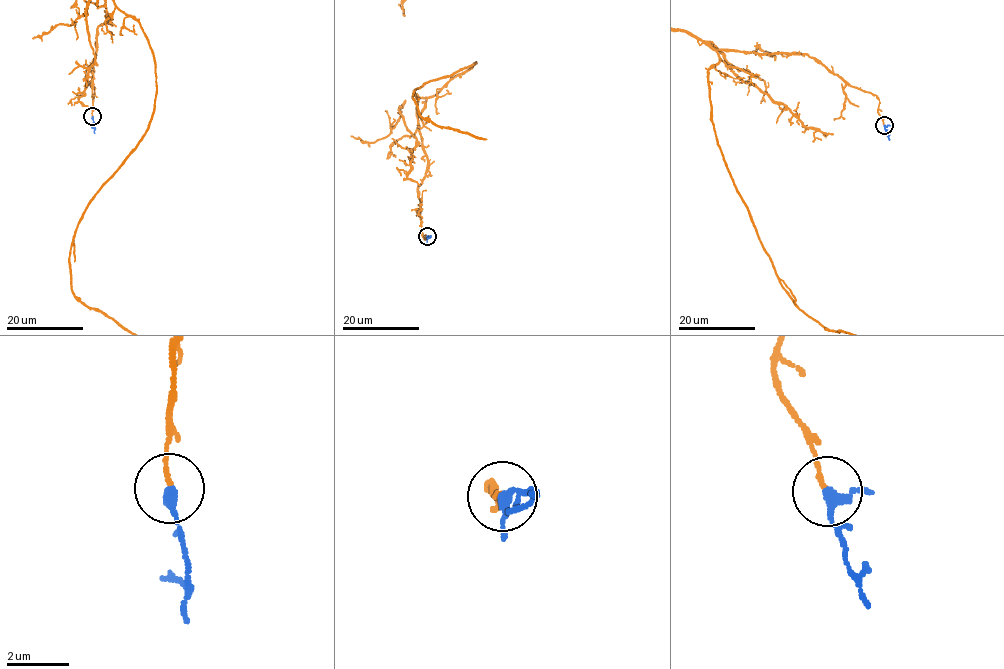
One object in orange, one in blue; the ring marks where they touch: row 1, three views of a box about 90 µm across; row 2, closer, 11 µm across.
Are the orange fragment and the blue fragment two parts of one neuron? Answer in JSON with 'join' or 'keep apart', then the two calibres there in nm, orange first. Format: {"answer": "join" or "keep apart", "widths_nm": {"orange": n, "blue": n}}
{"answer": "join", "widths_nm": {"orange": 130, "blue": 280}}

